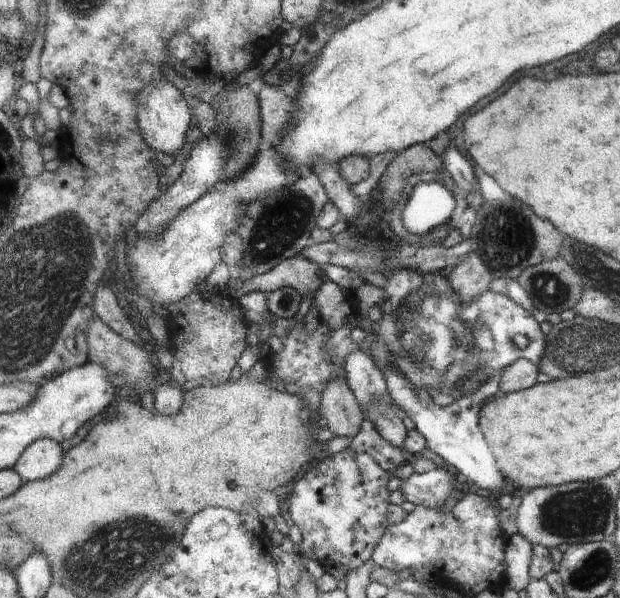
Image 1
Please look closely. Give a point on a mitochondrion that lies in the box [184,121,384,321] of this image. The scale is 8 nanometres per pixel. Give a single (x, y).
(282, 222)

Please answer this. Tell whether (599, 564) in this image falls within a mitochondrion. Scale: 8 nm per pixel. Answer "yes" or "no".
yes

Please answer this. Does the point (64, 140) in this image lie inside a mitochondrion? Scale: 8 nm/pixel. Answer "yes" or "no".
no

